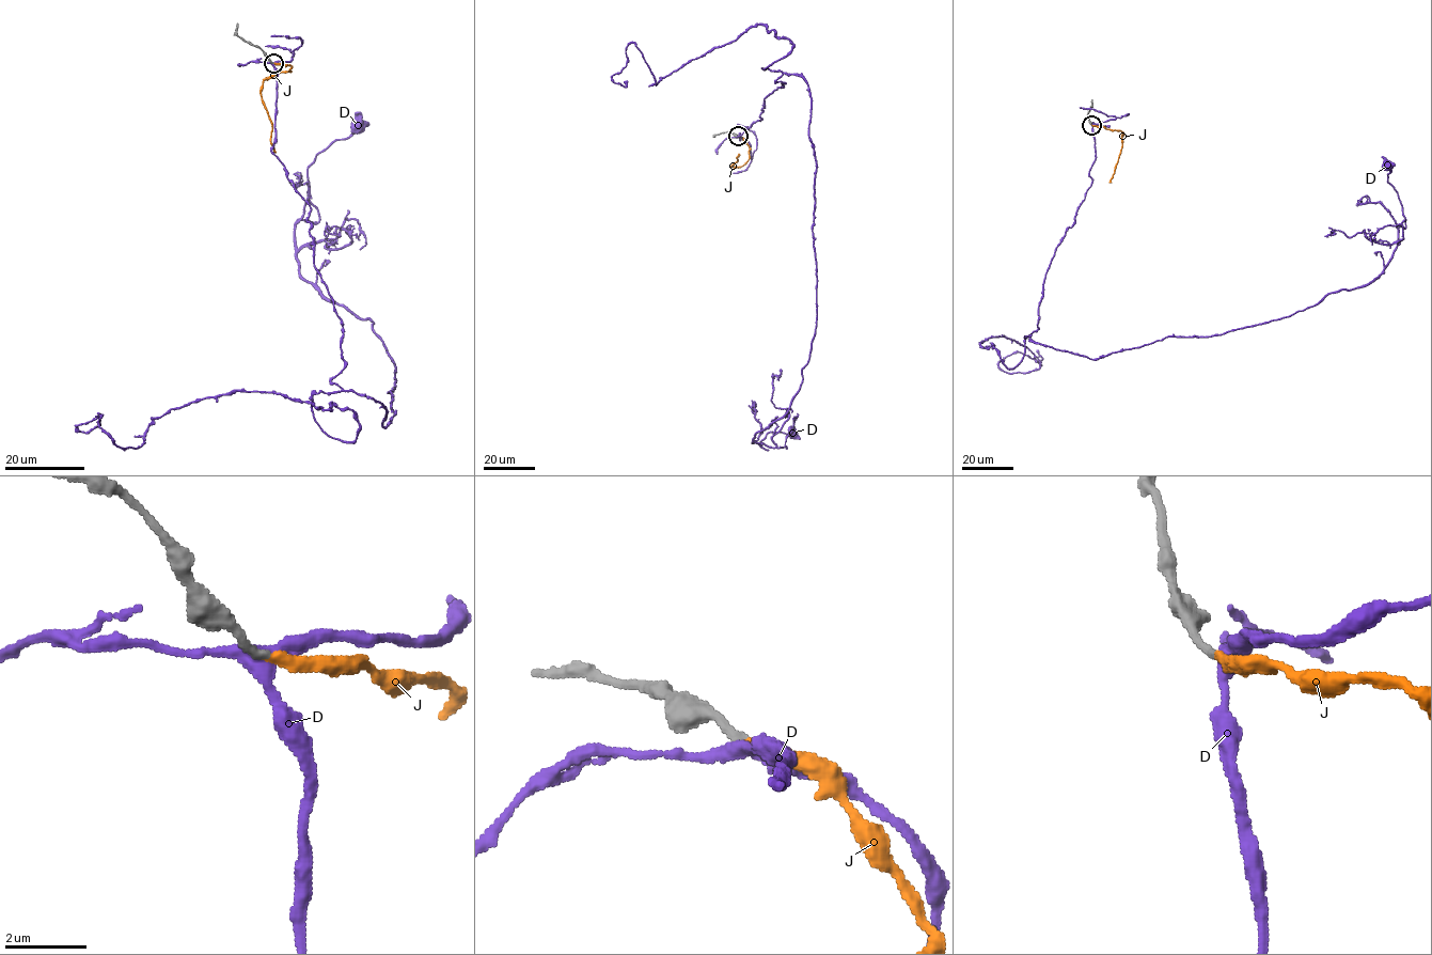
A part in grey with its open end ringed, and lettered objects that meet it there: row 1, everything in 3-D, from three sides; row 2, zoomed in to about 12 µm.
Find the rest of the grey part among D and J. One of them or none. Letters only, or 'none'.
J

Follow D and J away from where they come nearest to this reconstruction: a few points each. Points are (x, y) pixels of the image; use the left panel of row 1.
D: (272, 63), (330, 380), (384, 427), (394, 364), (296, 248), (308, 169), (358, 127)
J: (272, 63), (290, 66), (289, 71), (272, 74), (264, 81), (261, 97), (271, 124), (270, 142), (276, 152)

